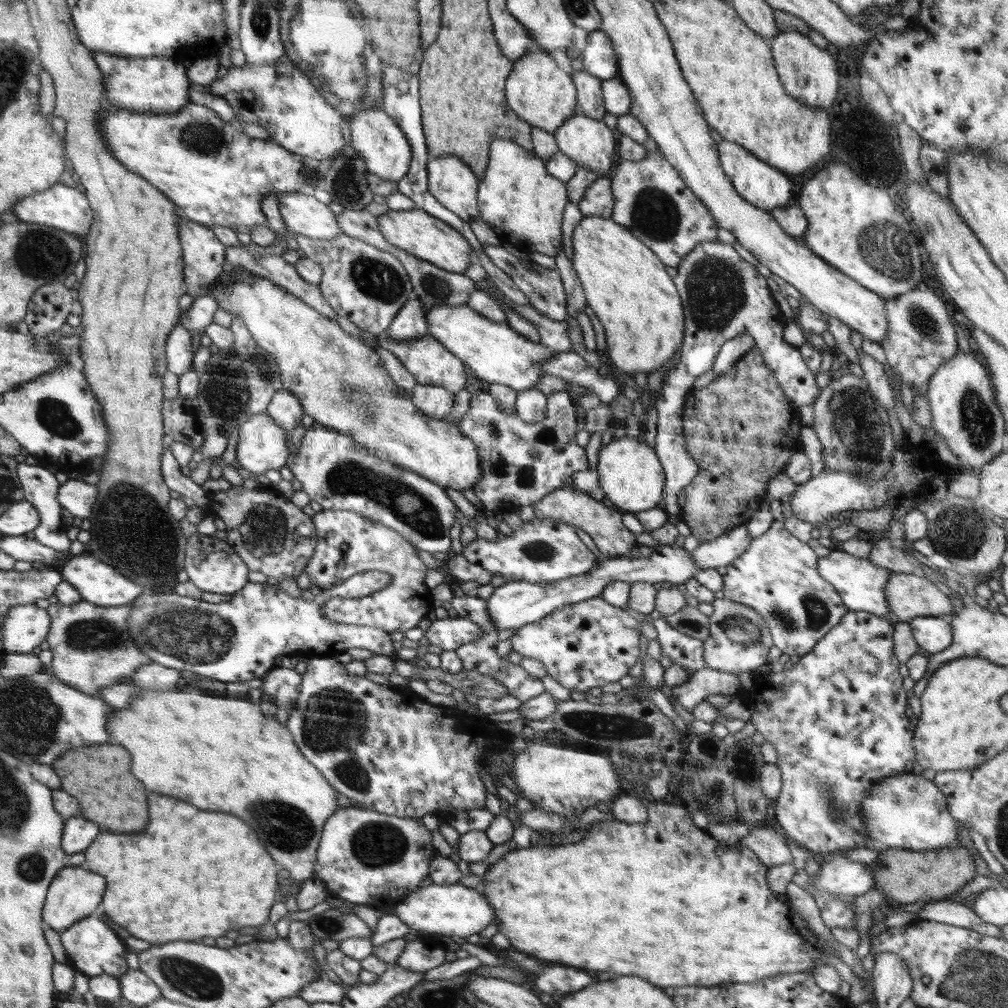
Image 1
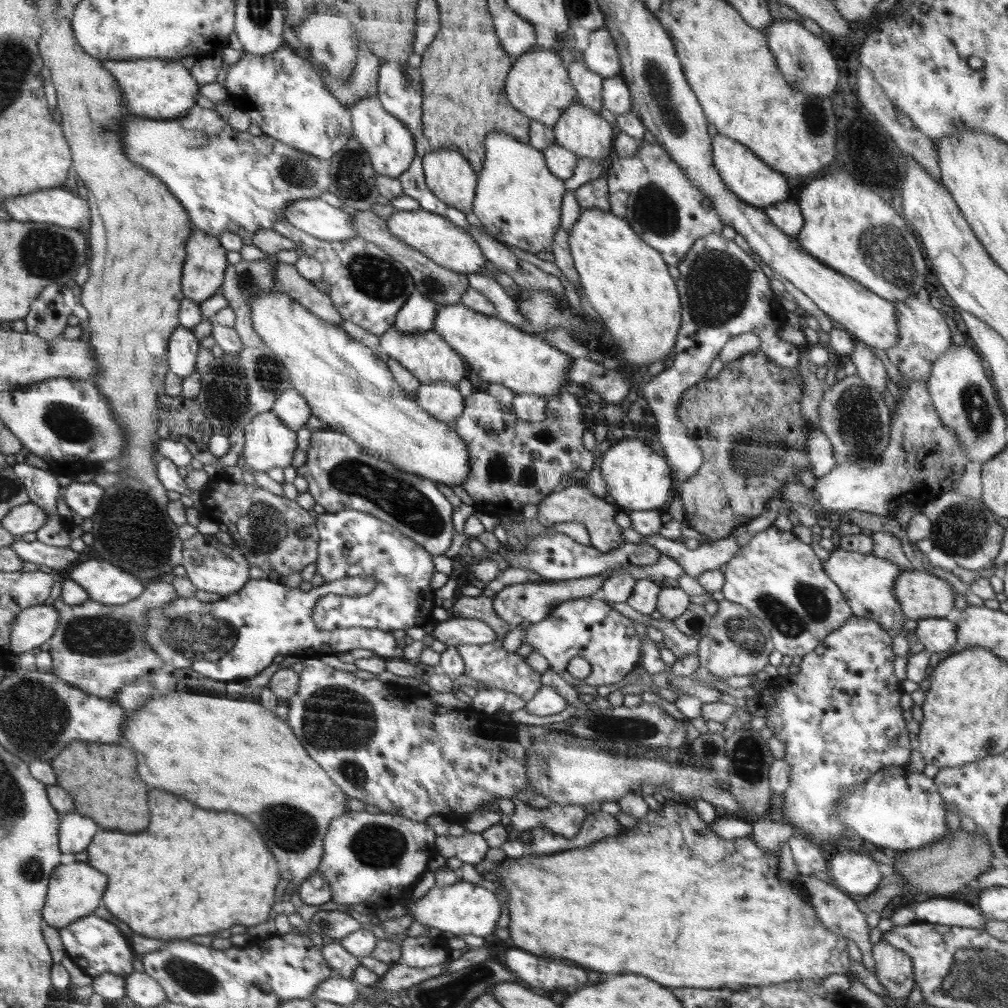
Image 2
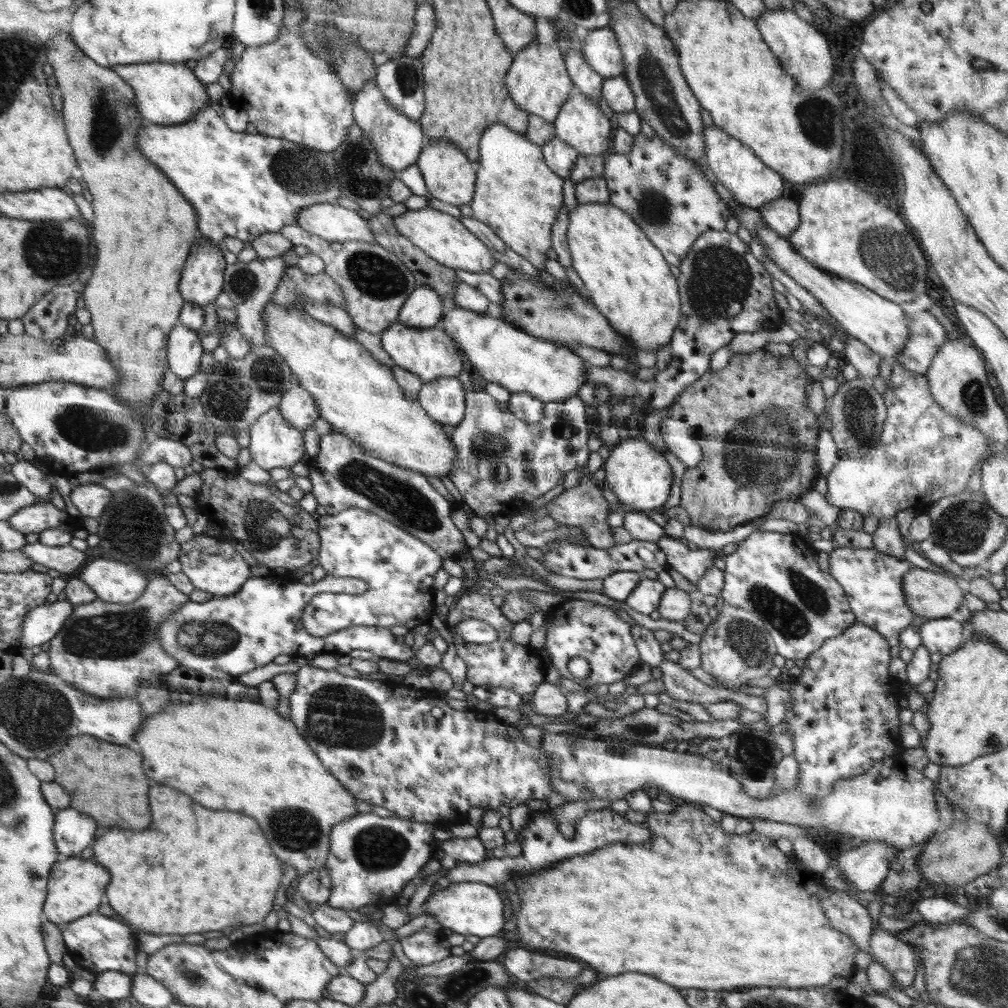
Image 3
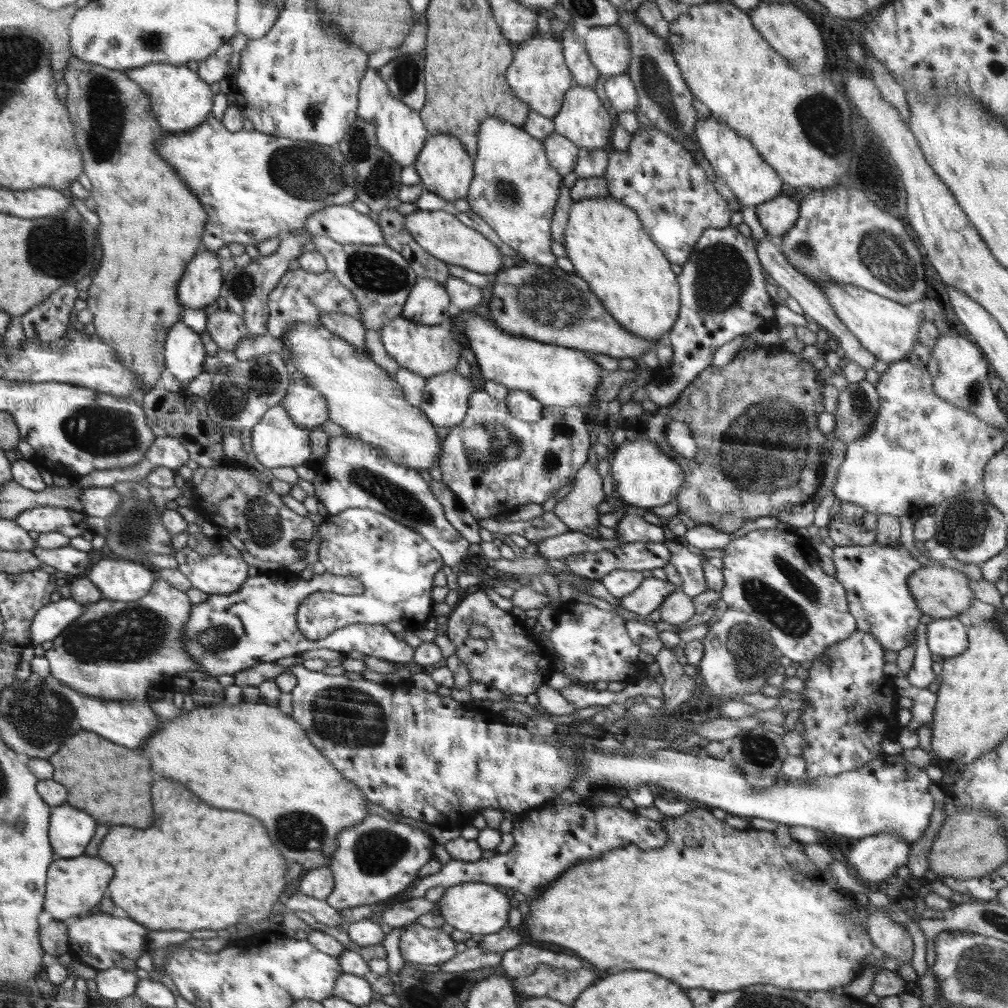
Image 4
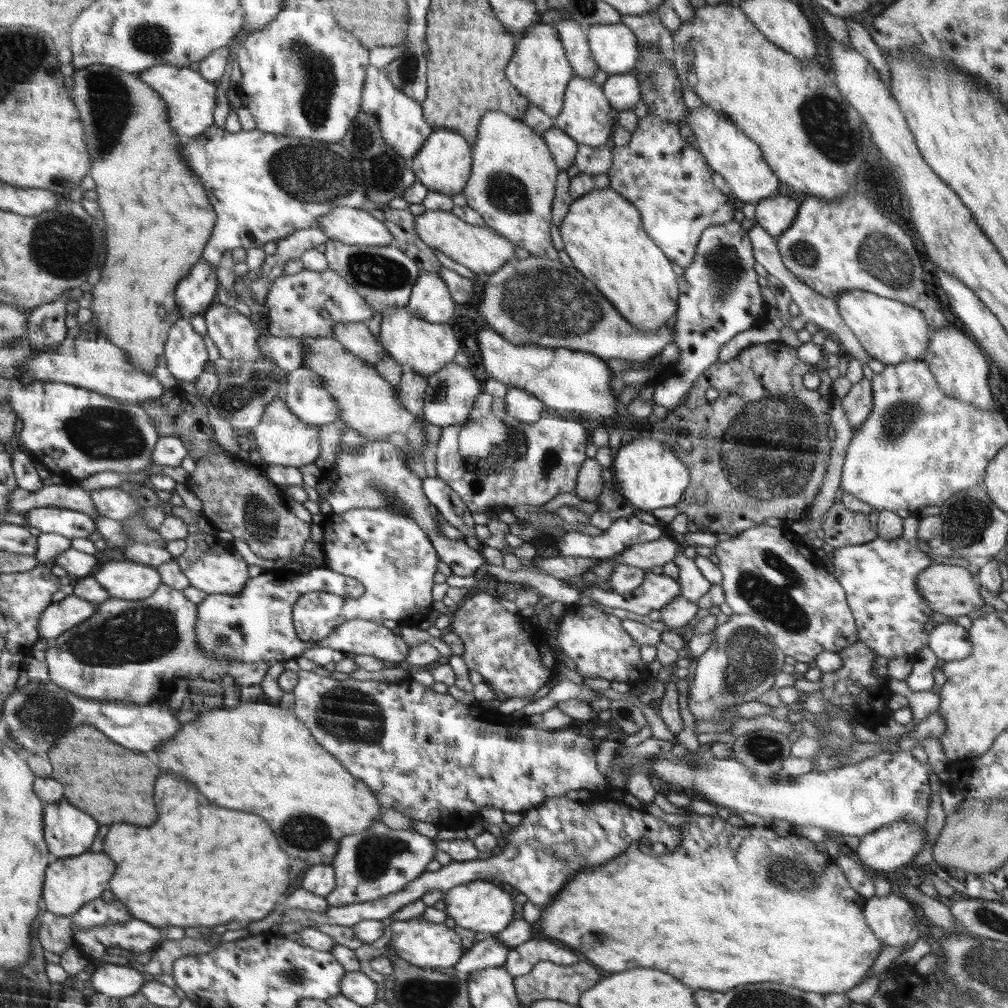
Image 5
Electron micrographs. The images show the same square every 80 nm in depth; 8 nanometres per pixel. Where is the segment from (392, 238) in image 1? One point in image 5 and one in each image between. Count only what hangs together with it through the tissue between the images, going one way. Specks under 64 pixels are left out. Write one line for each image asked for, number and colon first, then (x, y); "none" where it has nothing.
2: (436, 236)
3: (440, 235)
4: (439, 232)
5: (480, 248)

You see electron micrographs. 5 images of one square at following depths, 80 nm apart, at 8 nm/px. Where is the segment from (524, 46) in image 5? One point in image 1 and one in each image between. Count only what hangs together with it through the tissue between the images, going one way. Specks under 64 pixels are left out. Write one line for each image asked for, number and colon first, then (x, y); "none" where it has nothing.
1: (541, 94)
2: (539, 87)
3: (539, 83)
4: (539, 77)

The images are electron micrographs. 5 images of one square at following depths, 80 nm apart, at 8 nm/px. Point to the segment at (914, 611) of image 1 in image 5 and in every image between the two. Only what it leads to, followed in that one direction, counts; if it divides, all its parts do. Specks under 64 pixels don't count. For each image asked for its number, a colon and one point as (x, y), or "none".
2: (921, 595)
3: (933, 595)
4: (941, 592)
5: (948, 589)

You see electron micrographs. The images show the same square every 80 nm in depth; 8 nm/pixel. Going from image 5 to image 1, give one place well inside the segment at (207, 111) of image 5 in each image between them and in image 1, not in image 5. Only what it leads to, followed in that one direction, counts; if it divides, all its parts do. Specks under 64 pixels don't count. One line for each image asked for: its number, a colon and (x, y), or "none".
1: (157, 85)
2: (153, 88)
3: (166, 93)
4: (181, 100)

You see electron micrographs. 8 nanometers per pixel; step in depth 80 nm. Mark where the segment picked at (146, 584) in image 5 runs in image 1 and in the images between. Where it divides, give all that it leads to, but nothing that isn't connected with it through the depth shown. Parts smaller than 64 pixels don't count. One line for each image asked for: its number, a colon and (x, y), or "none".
1: (98, 583)
2: (105, 582)
3: (112, 581)
4: (120, 580)

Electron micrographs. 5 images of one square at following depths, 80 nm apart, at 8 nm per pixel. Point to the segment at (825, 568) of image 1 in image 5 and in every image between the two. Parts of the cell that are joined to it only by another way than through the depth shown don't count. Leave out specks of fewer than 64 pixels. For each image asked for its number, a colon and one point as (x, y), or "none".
2: (866, 581)
3: (872, 581)
4: (875, 577)
5: (879, 577)

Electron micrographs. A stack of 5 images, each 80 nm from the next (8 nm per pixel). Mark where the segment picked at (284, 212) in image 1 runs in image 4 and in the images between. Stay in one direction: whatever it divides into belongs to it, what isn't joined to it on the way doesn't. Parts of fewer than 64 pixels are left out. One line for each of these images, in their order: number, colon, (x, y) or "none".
2: (316, 217)
3: (330, 221)
4: (342, 223)

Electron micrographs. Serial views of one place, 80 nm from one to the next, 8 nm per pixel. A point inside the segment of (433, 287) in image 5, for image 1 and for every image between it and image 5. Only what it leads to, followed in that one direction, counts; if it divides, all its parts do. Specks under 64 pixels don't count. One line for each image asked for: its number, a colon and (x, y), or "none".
1: (410, 324)
2: (417, 316)
3: (424, 309)
4: (428, 304)

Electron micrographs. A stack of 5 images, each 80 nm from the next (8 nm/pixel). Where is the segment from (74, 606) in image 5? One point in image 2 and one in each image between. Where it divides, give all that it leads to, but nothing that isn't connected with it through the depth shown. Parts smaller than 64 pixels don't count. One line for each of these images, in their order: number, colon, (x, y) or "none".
2: (32, 626)
3: (42, 623)
4: (51, 620)

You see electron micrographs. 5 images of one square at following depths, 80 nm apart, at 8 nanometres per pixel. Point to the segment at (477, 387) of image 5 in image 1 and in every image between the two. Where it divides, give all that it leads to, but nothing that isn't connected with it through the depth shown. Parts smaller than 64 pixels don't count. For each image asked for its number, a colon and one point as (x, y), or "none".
1: (435, 401)
2: (441, 399)
3: (444, 399)
4: (446, 398)

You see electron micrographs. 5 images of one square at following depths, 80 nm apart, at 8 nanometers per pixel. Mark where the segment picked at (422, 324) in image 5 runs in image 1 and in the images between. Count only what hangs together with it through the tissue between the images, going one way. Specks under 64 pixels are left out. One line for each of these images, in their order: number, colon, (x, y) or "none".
1: (431, 363)
2: (428, 356)
3: (430, 353)
4: (427, 350)

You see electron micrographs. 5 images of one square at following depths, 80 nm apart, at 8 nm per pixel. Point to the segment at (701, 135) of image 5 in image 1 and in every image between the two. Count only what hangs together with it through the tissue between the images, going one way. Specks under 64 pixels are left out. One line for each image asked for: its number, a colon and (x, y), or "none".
1: (760, 184)
2: (756, 183)
3: (752, 183)
4: (753, 181)

